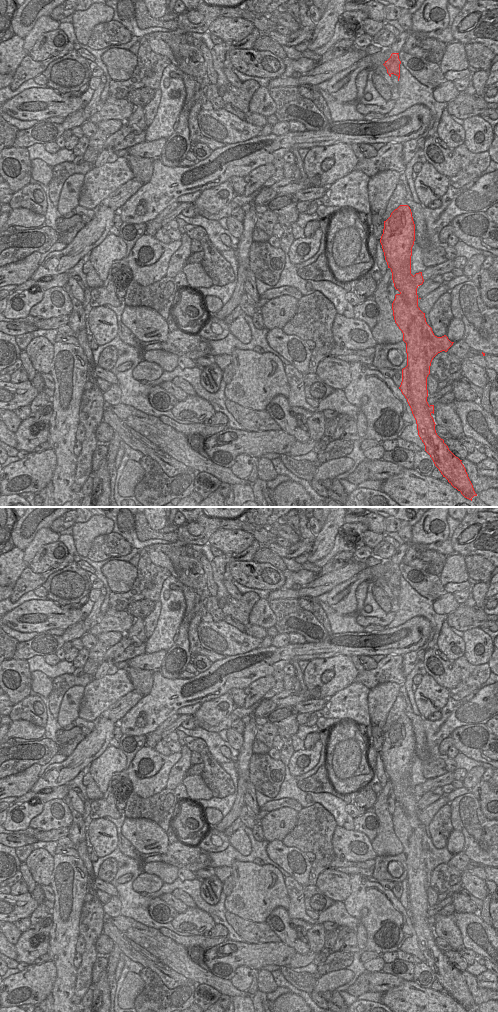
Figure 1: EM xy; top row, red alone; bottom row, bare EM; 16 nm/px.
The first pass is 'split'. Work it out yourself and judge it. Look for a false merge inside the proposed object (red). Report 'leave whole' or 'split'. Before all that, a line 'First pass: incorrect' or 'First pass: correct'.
First pass: correct
split

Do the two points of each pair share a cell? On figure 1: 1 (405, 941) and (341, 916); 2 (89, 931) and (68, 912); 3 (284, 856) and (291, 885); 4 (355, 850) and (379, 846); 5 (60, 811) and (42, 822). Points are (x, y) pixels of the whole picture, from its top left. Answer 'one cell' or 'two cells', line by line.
1: two cells
2: two cells
3: two cells
4: two cells
5: one cell

